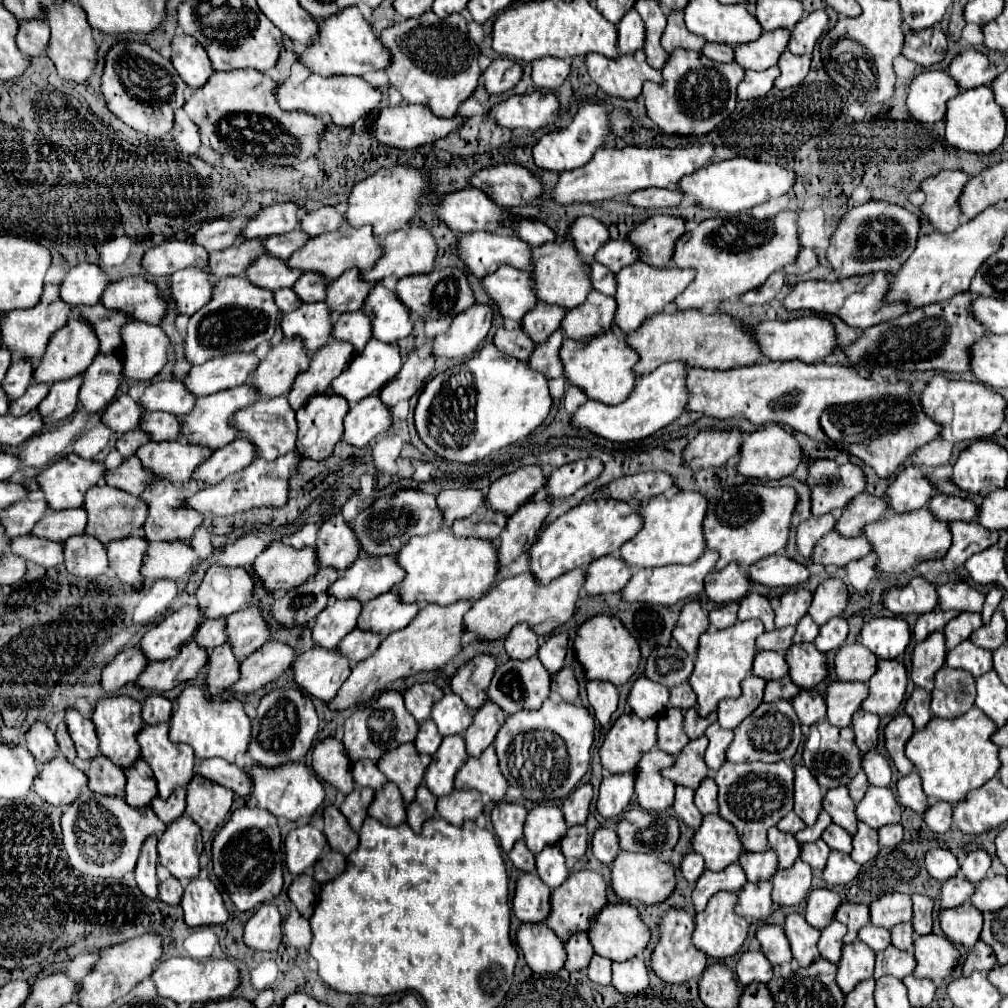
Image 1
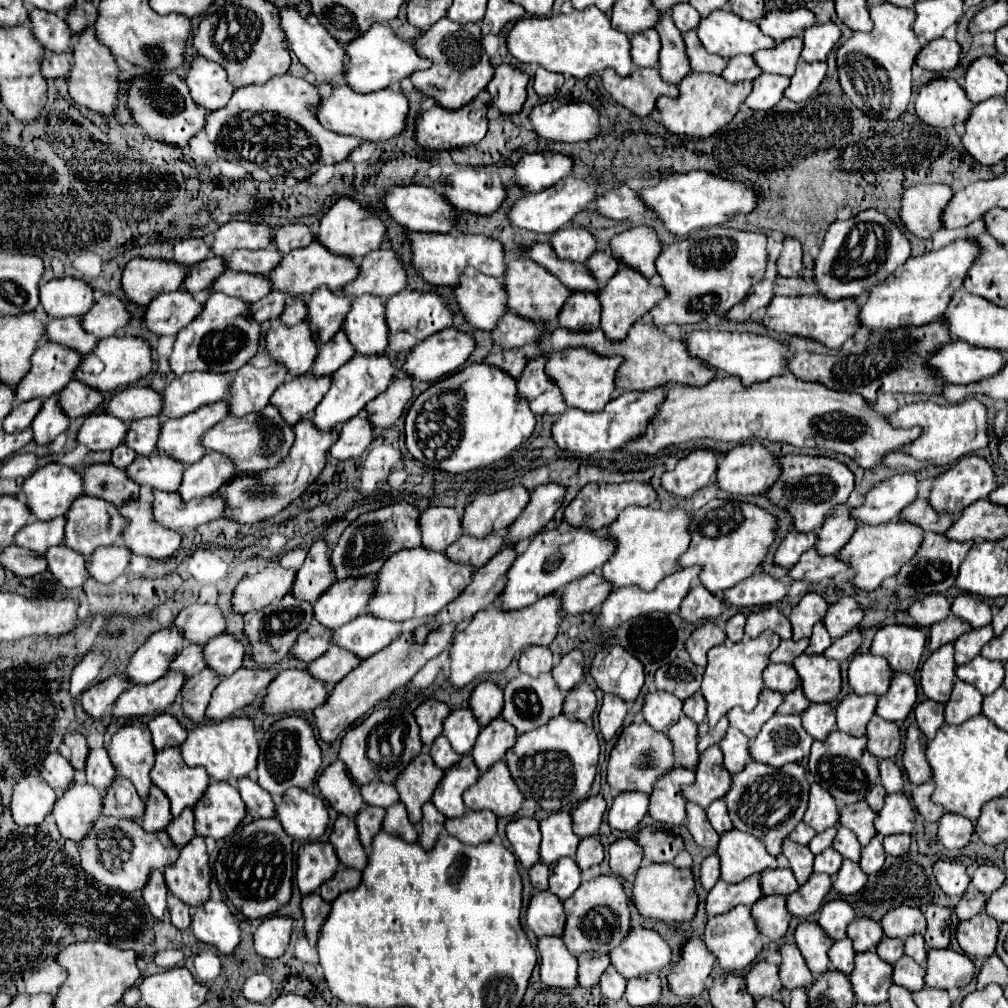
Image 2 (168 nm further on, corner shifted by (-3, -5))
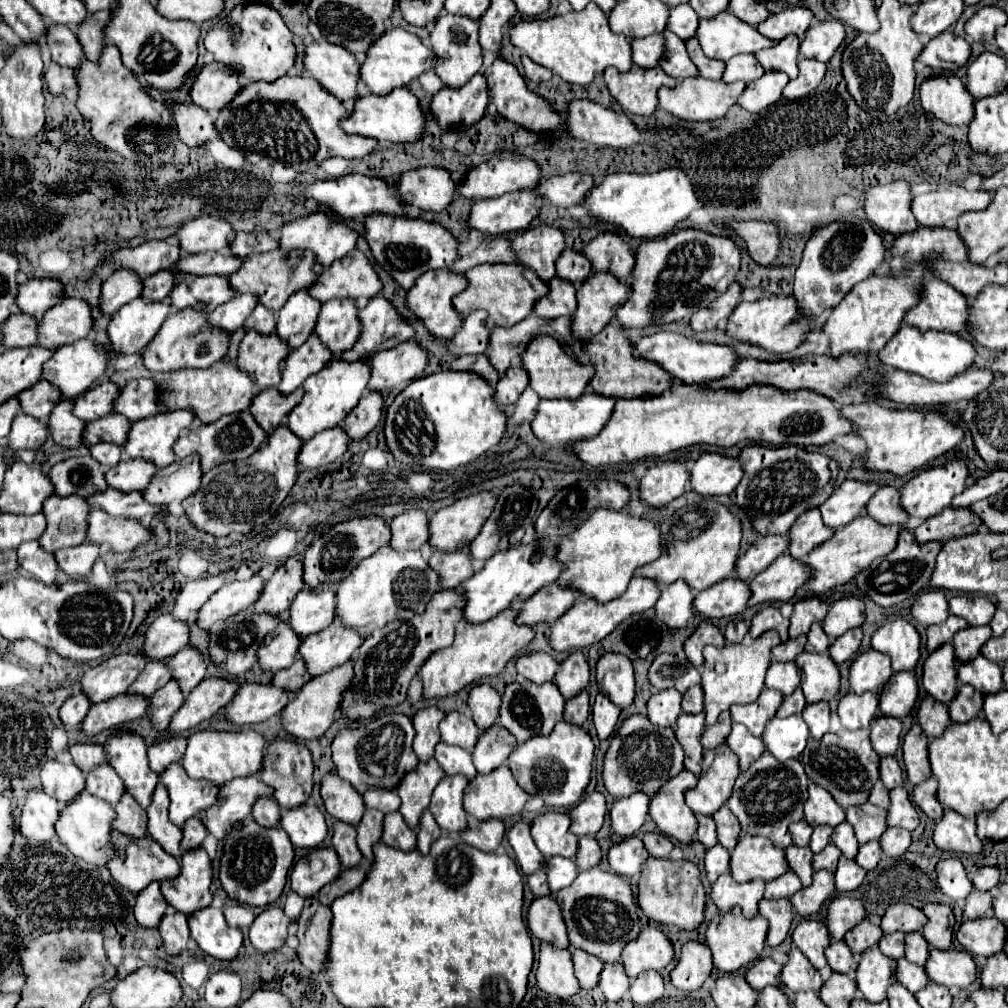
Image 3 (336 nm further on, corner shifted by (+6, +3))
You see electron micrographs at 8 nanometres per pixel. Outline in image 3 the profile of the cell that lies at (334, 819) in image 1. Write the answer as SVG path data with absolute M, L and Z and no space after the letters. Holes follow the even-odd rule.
M335 820L335 824L333 824L333 840L331 842L333 842L333 848L335 848L339 860L341 860L341 864L345 868L357 866L361 862L361 858L363 858L357 844L355 844L355 836L357 836L357 832L355 832L355 828L351 824Z

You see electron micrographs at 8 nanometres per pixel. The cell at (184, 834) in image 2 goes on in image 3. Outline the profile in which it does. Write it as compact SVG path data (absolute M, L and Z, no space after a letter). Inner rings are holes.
M189 820L189 824L185 824L183 830L183 838L181 838L181 850L191 850L201 846L207 830L199 820Z

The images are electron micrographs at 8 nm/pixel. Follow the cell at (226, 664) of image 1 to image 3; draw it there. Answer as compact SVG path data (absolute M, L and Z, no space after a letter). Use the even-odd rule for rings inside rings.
M169 680L169 684L159 688L151 696L153 726L157 730L165 730L169 726L169 720L173 718L173 712L177 712L177 708L181 708L183 702L185 702L185 696L181 692L181 686L177 684L177 680Z

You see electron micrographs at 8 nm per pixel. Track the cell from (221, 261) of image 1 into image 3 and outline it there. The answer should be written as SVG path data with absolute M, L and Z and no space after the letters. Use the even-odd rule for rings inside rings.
M173 268L161 270L161 272L145 278L143 296L149 298L149 300L163 302L169 296L169 292L175 288L175 284L177 284L177 278L173 276Z

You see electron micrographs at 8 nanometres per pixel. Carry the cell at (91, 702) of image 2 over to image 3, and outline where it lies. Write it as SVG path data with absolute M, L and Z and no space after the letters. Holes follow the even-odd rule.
M77 692L77 694L69 696L59 710L63 726L65 728L77 728L83 722L83 718L87 716L89 708L91 708L91 704L89 704L89 700L85 700L83 692Z

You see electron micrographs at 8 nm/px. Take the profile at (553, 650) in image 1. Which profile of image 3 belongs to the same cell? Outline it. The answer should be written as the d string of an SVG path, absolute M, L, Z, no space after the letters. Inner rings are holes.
M571 652L569 658L559 664L555 684L565 698L575 696L579 690L589 686L589 664L583 652Z

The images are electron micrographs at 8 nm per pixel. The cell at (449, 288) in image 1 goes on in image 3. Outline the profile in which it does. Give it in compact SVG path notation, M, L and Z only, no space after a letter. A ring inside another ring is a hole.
M385 296L371 298L369 304L359 312L359 318L361 318L361 326L363 326L361 336L359 336L357 344L349 352L341 354L343 360L367 360L373 354L377 354L381 350L389 350L389 348L405 342L407 338L411 338L415 334L415 328L399 314L399 310L393 306L393 302L387 300Z

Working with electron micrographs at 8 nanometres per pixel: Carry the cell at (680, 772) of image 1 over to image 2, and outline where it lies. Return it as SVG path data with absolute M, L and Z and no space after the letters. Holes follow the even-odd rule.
M714 744L704 754L700 754L696 782L692 786L682 788L682 794L688 802L694 802L706 810L714 800L724 798L730 786L732 786L732 774L722 764L720 746Z

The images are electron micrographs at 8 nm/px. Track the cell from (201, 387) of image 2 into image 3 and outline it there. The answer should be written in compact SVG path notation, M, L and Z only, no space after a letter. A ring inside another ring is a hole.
M139 378L131 380L127 386L121 388L121 396L115 402L115 412L121 412L131 422L153 416L161 412L157 402L157 380L153 378Z

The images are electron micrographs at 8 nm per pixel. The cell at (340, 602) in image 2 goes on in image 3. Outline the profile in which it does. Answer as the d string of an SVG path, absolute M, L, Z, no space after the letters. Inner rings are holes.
M329 584L329 588L303 588L291 604L289 626L303 638L327 628L335 620L335 592L335 584Z

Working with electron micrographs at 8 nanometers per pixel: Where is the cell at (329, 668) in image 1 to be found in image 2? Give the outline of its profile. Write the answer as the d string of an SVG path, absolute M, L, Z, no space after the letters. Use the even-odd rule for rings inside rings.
M282 670L268 684L262 700L262 712L266 716L286 716L288 712L312 712L328 696L328 688L316 684L306 676L306 670Z

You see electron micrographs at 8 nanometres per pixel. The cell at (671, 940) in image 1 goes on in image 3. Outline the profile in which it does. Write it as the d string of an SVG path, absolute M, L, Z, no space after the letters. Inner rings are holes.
M689 940L683 944L679 962L669 974L671 984L685 992L697 990L709 978L711 968L713 968L713 960L709 946L697 940Z

